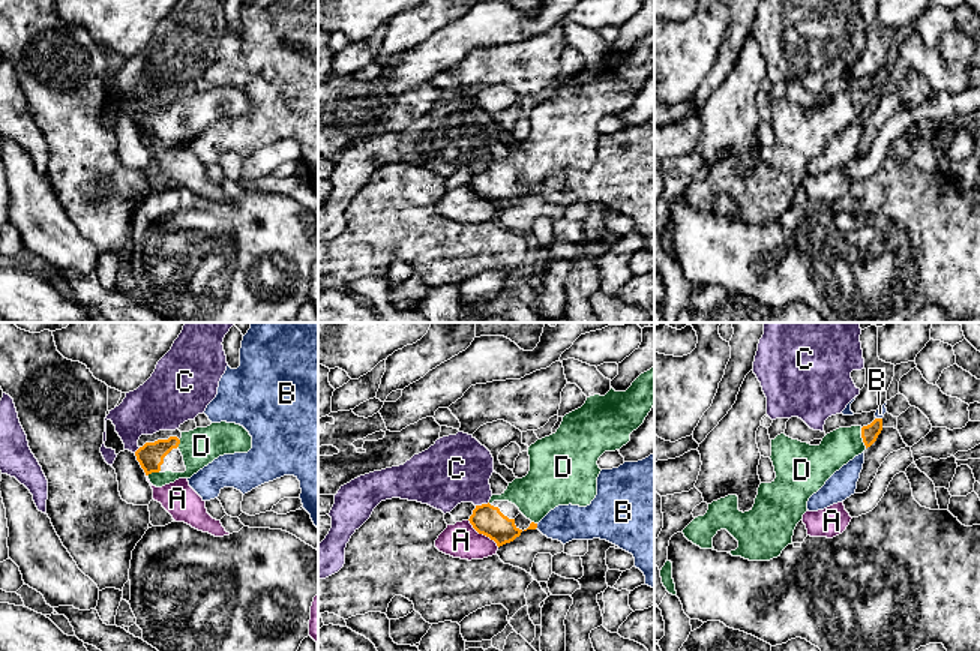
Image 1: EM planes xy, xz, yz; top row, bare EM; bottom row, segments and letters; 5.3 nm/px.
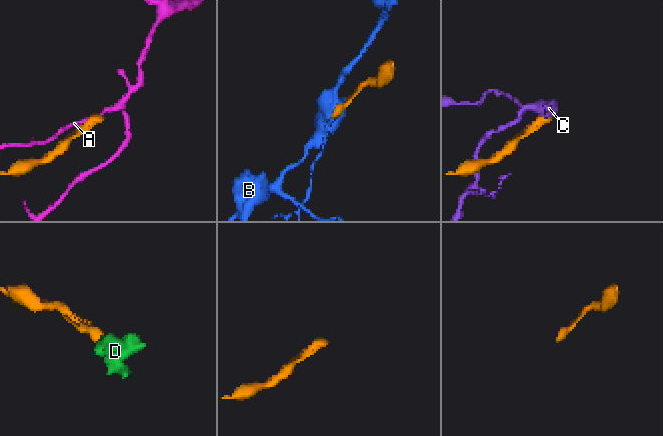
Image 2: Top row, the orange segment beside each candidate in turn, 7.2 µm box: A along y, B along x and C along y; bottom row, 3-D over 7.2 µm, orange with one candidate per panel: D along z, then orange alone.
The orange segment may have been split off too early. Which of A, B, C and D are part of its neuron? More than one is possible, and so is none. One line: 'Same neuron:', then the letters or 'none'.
Same neuron: D

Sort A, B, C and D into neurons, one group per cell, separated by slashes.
A / B / C / D

